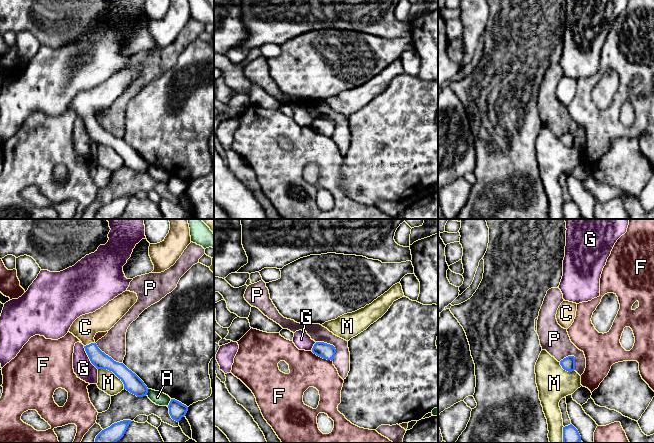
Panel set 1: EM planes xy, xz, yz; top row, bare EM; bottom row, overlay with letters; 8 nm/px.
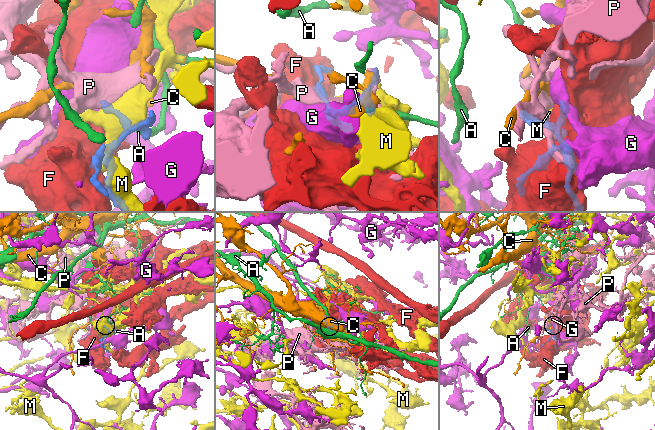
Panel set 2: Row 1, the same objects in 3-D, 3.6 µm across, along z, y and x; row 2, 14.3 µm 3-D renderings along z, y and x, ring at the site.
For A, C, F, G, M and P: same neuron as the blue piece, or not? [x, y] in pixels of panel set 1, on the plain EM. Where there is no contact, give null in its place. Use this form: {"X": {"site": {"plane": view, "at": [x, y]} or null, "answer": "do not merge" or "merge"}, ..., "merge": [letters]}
{"A": {"site": {"plane": "xy", "at": [169, 179]}, "answer": "do not merge"}, "C": {"site": {"plane": "xy", "at": [89, 120]}, "answer": "merge"}, "F": {"site": {"plane": "xz", "at": [322, 133]}, "answer": "do not merge"}, "G": {"site": {"plane": "xy", "at": [89, 134]}, "answer": "do not merge"}, "M": {"site": {"plane": "xy", "at": [113, 148]}, "answer": "do not merge"}, "P": {"site": {"plane": "xz", "at": [332, 121]}, "answer": "do not merge"}, "merge": ["C"]}

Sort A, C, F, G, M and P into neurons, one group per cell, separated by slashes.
A / C / F / G / M / P

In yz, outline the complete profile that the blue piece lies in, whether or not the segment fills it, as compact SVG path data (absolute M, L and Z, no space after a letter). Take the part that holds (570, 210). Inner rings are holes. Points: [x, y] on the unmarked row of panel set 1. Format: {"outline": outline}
{"outline": "M572 201L563 203L563 219L580 219L581 212L578 206Z"}

